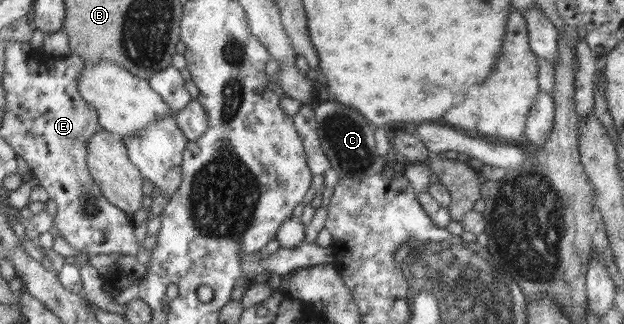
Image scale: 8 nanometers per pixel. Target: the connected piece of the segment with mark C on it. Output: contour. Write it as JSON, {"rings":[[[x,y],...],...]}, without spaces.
{"rings":[[[341,104],[337,113],[326,118],[323,123],[318,123],[317,120],[316,123],[320,146],[325,149],[327,158],[331,161],[331,168],[339,174],[340,178],[364,180],[387,168],[386,162],[376,150],[373,128],[370,127],[369,120],[366,120],[358,110]]]}

